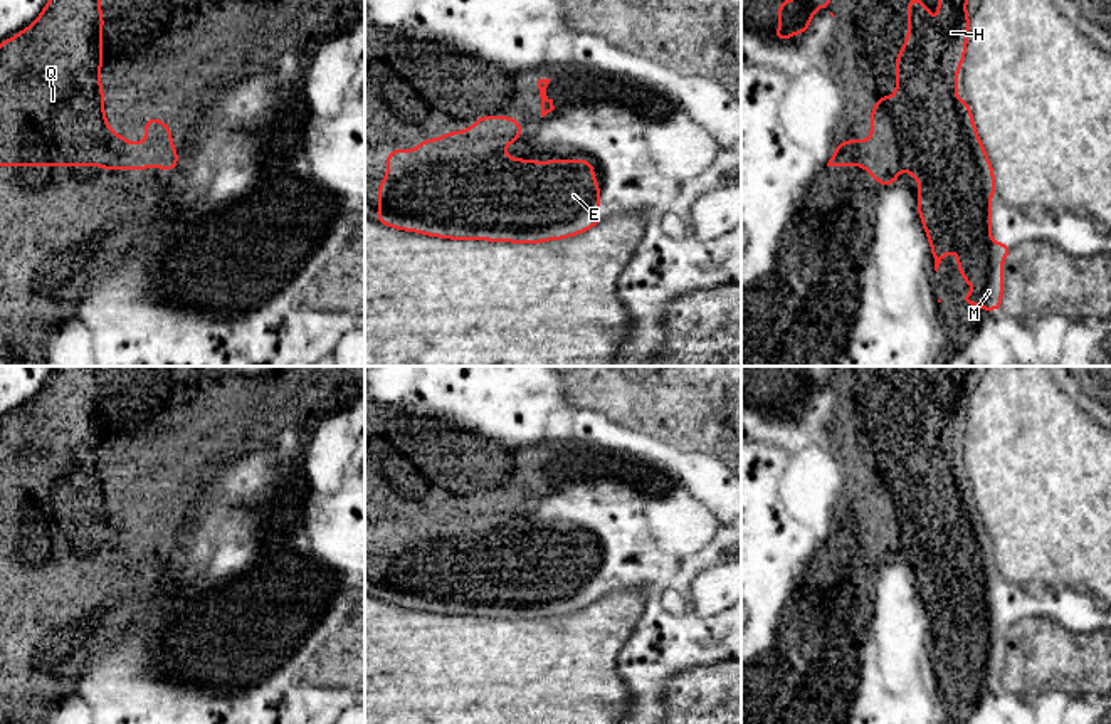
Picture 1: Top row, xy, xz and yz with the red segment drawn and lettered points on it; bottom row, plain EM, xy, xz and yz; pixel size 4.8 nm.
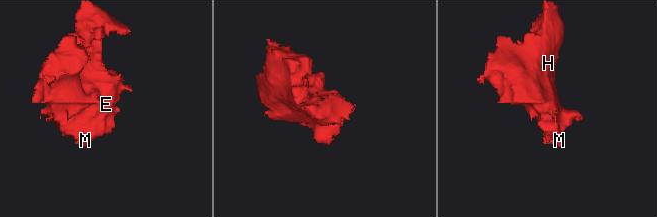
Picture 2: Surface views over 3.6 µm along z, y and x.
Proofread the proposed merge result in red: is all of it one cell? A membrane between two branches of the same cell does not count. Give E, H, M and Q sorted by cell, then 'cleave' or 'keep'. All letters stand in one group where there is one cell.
E H M Q; keep

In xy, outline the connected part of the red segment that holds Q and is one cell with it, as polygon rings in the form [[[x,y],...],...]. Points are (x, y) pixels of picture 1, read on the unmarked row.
[[[55,366],[40,391],[22,408],[0,418],[0,543],[99,543],[103,546],[165,548],[178,544],[178,527],[171,501],[145,496],[145,517],[129,519],[109,504],[101,462],[103,400],[101,370],[104,366]]]

